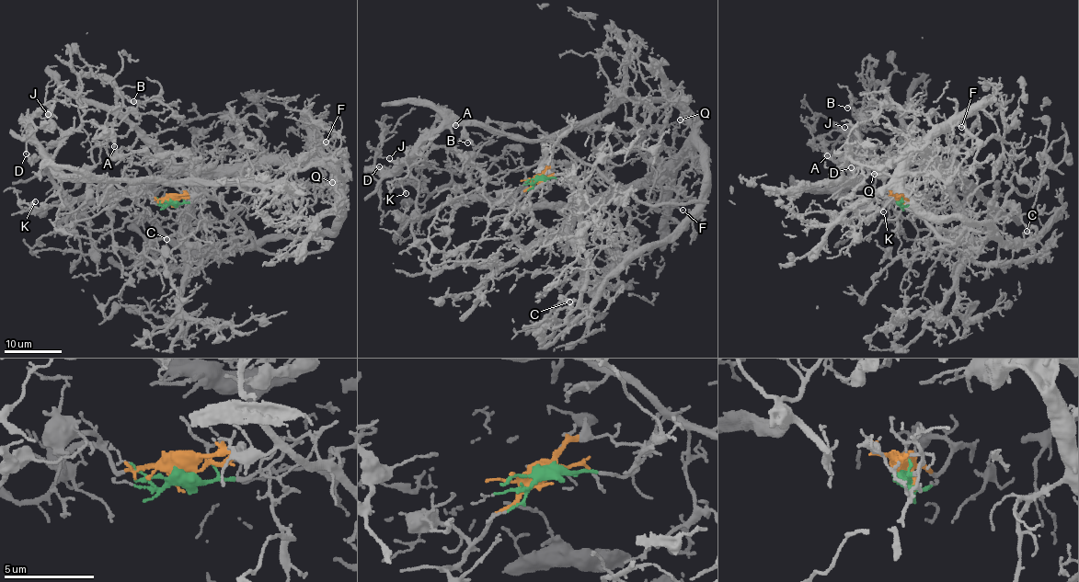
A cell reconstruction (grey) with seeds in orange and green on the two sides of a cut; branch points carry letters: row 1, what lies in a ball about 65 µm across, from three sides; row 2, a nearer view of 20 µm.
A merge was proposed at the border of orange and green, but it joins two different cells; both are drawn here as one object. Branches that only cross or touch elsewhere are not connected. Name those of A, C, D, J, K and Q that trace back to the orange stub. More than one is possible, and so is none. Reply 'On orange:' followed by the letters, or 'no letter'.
On orange: C

